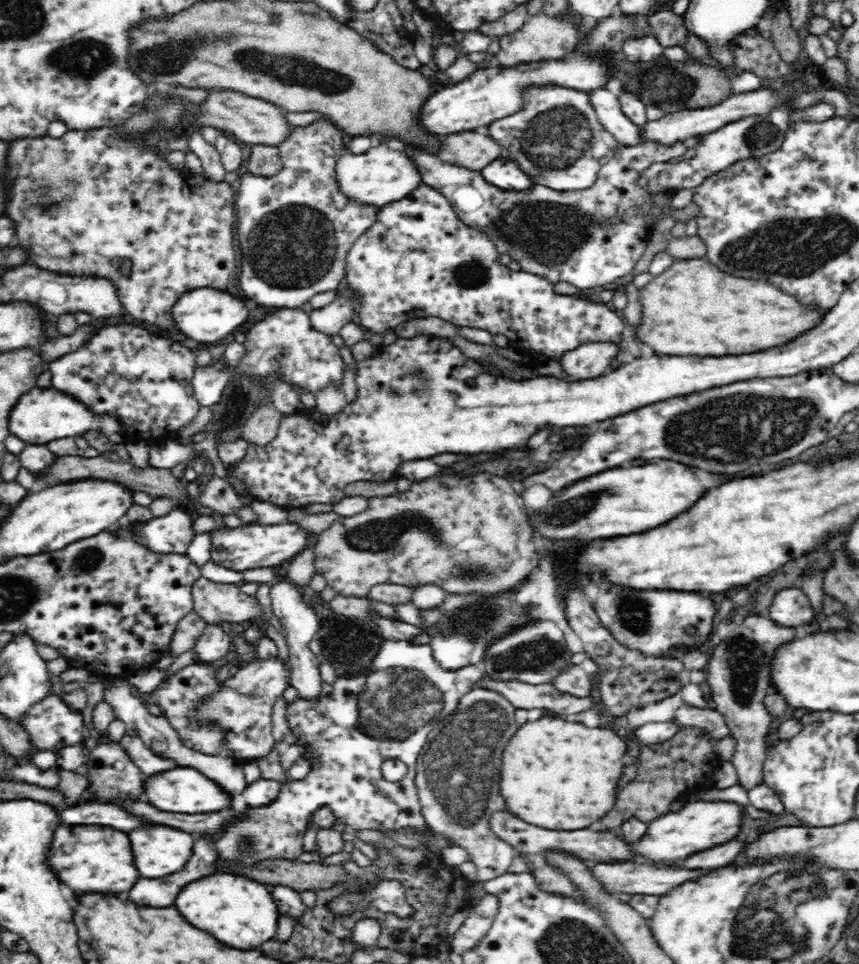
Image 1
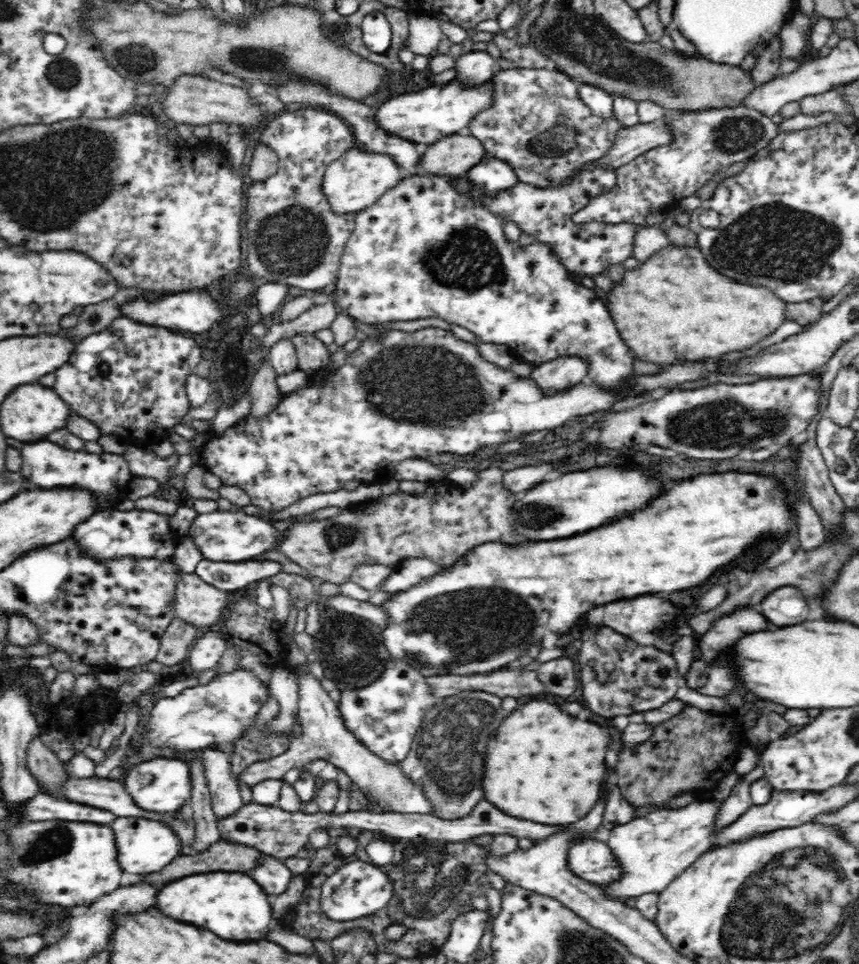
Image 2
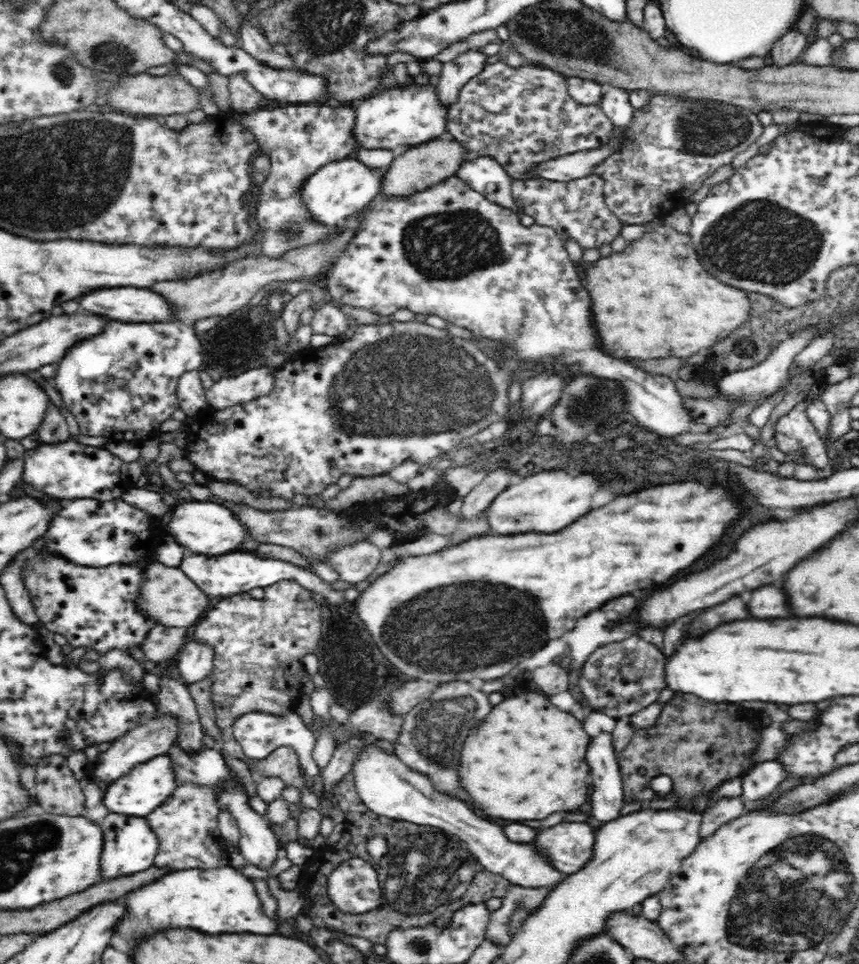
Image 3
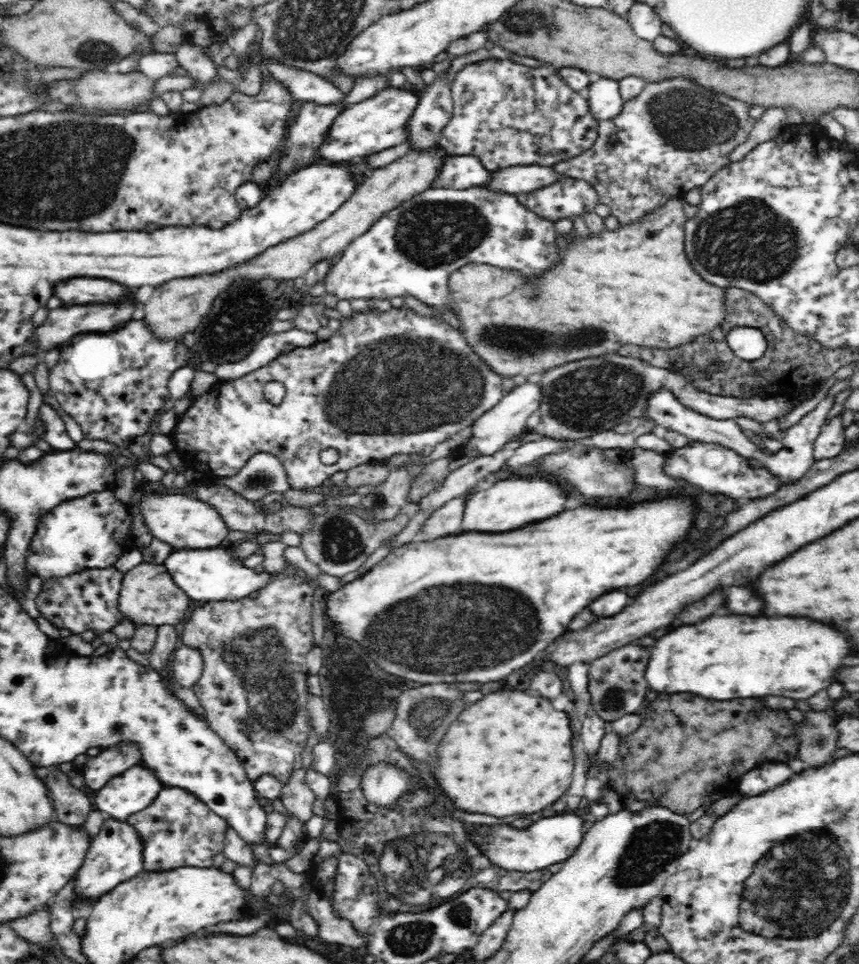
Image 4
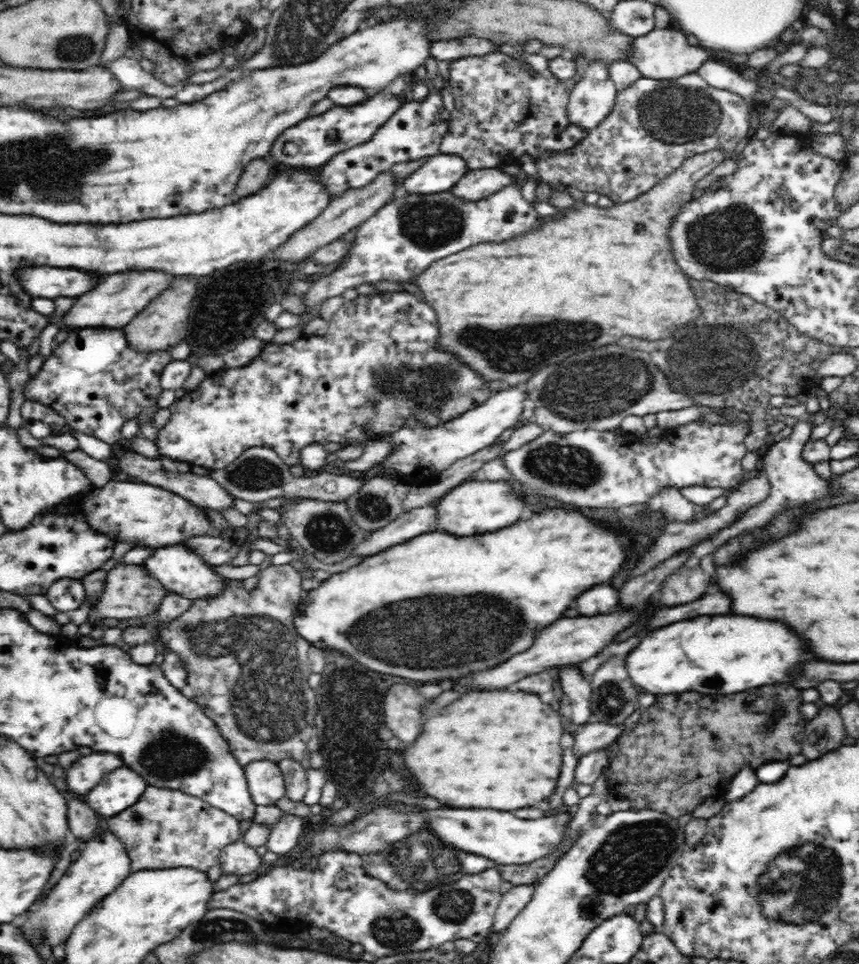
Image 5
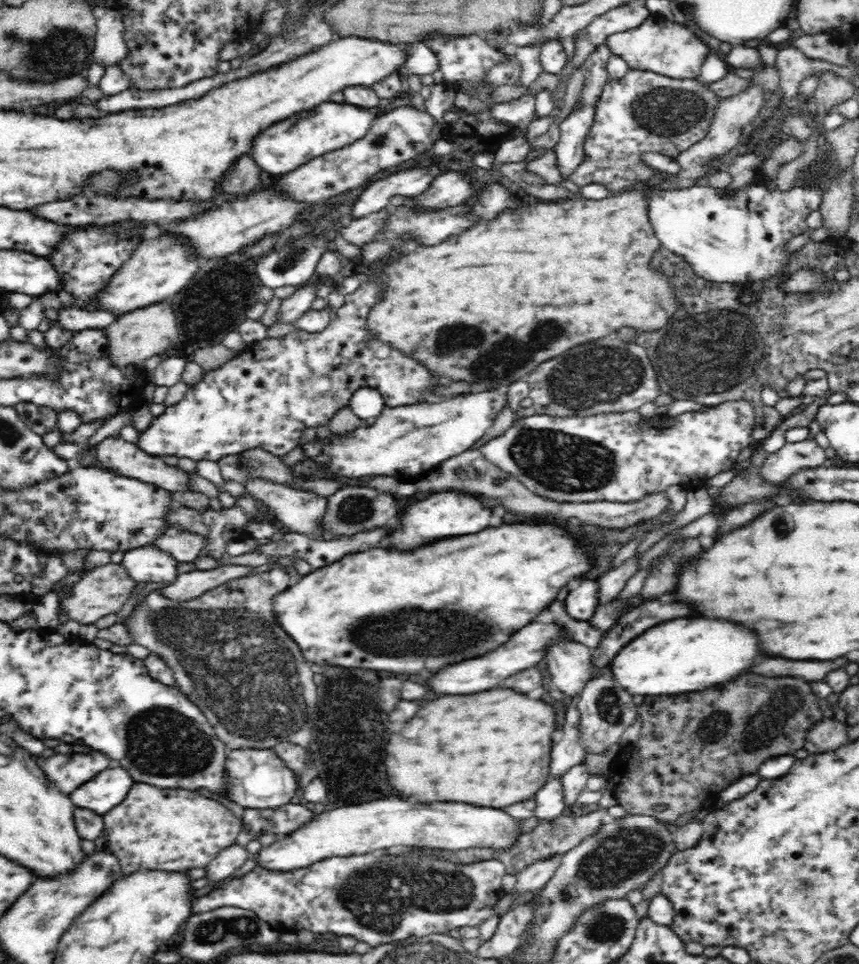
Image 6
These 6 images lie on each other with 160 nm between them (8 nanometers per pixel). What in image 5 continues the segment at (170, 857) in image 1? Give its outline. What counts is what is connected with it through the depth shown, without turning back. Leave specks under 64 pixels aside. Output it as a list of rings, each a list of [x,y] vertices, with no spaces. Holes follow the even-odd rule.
[[[99,830],[96,836],[92,839],[86,840],[86,848],[82,850],[80,858],[74,861],[74,864],[70,868],[66,868],[66,874],[62,878],[54,878],[58,884],[51,884],[47,890],[50,892],[45,896],[44,900],[38,898],[38,910],[36,912],[30,912],[30,917],[21,930],[25,934],[25,938],[29,940],[31,944],[51,944],[52,947],[62,944],[66,940],[70,933],[74,930],[74,927],[94,908],[96,903],[99,903],[105,896],[108,896],[111,892],[114,892],[123,880],[131,873],[131,860],[127,856],[125,846],[113,832]]]

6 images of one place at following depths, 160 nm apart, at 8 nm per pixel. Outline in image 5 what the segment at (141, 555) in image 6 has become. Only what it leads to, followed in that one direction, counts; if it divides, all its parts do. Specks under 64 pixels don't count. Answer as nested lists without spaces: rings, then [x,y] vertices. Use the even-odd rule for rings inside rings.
[[[182,544],[156,549],[152,558],[148,558],[143,566],[148,569],[150,575],[158,578],[168,590],[191,602],[202,600],[202,598],[216,598],[231,585],[230,579],[222,577],[194,549],[188,549]]]

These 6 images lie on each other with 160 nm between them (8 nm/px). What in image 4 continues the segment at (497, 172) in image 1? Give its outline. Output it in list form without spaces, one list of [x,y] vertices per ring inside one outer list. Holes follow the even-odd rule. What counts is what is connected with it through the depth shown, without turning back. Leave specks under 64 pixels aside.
[[[474,155],[446,156],[433,186],[438,189],[465,190],[473,187],[490,189],[492,171],[483,167]]]

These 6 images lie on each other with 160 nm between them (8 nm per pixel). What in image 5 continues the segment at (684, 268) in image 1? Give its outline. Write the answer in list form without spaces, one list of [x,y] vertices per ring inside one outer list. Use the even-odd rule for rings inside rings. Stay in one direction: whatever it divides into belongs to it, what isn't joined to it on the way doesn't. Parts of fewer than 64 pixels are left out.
[[[718,149],[698,153],[682,163],[682,166],[662,179],[650,192],[642,193],[636,200],[628,203],[616,203],[616,206],[602,210],[598,206],[590,206],[584,203],[578,204],[576,210],[568,210],[568,214],[556,218],[556,220],[544,220],[538,230],[530,230],[522,238],[514,238],[506,244],[480,244],[466,248],[466,252],[458,252],[454,256],[448,256],[444,260],[438,260],[432,264],[424,274],[416,279],[416,286],[422,290],[424,300],[436,310],[438,324],[440,324],[440,338],[438,346],[446,348],[448,352],[454,352],[462,362],[466,362],[472,370],[486,380],[506,380],[507,387],[524,386],[525,382],[546,365],[556,364],[566,360],[566,357],[585,351],[589,348],[600,348],[602,345],[616,343],[622,336],[636,336],[644,340],[664,340],[668,338],[680,324],[688,324],[700,316],[698,300],[688,284],[688,278],[678,268],[678,263],[672,258],[671,244],[669,243],[669,226],[674,216],[681,211],[681,206],[688,203],[694,189],[694,184],[706,174],[710,174],[724,160],[724,155]]]

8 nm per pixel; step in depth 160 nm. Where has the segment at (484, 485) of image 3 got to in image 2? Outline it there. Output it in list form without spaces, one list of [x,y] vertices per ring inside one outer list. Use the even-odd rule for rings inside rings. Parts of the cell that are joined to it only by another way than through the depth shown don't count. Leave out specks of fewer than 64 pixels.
[[[544,464],[544,466],[518,467],[510,472],[504,472],[503,483],[513,493],[526,492],[542,481],[552,480],[552,478],[563,474],[563,472],[556,472],[556,470],[562,470],[562,464],[560,466]]]

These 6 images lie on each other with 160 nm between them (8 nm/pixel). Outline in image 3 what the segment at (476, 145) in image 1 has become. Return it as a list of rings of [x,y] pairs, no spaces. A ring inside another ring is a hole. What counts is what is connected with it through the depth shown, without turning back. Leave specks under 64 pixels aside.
[[[434,139],[424,144],[415,145],[406,152],[397,154],[386,174],[382,176],[382,196],[411,196],[426,191],[428,188],[457,174],[459,166],[469,158],[468,152],[457,140]]]

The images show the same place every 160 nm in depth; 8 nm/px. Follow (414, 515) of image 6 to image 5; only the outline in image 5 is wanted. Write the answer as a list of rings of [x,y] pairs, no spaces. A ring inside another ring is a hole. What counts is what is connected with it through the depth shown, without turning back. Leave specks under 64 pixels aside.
[[[466,480],[462,486],[453,488],[452,492],[440,499],[437,520],[440,520],[440,526],[450,534],[454,532],[456,536],[472,536],[472,534],[494,532],[498,528],[516,524],[522,518],[526,508],[528,504],[522,502],[516,494],[512,494],[510,484],[504,480]]]

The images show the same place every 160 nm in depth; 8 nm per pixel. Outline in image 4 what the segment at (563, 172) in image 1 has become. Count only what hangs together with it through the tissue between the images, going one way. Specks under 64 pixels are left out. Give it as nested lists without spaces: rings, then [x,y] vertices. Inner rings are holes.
[[[508,58],[484,60],[460,70],[451,88],[453,104],[462,108],[462,114],[456,118],[453,114],[441,131],[440,146],[448,155],[474,155],[492,172],[532,164],[553,166],[567,161],[595,143],[603,124],[590,112],[587,96],[569,88],[558,71],[546,66],[529,68]],[[504,128],[520,130],[526,136],[520,136],[520,142],[508,138],[508,134],[502,140],[486,138],[486,134],[500,134]],[[518,146],[524,150],[518,150]]]

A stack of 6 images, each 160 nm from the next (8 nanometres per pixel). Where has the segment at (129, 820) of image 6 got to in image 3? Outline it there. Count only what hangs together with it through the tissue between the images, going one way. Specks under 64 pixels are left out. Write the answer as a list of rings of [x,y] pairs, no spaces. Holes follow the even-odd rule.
[[[189,782],[185,786],[179,786],[168,800],[146,817],[159,840],[155,866],[168,867],[172,871],[191,868],[206,870],[216,868],[218,862],[222,862],[222,850],[226,848],[226,842],[217,825],[219,804],[215,803],[216,791],[215,788]]]

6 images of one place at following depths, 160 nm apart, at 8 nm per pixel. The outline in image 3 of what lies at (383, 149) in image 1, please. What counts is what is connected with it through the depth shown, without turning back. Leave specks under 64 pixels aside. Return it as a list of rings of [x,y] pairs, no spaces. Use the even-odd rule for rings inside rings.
[[[354,155],[329,162],[306,179],[302,188],[302,199],[314,220],[327,226],[335,226],[376,200],[376,196],[382,192],[381,182],[385,174],[386,170],[370,168]]]

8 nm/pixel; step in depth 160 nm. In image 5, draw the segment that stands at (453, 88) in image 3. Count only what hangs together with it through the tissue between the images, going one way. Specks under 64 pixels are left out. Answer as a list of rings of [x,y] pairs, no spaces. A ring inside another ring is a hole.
[[[430,92],[422,101],[404,103],[384,126],[374,134],[372,140],[345,150],[327,160],[320,168],[319,180],[328,187],[328,193],[336,198],[349,189],[363,188],[370,184],[380,172],[390,170],[398,162],[431,158],[440,153],[441,140],[448,132],[450,112],[444,106],[442,94]]]

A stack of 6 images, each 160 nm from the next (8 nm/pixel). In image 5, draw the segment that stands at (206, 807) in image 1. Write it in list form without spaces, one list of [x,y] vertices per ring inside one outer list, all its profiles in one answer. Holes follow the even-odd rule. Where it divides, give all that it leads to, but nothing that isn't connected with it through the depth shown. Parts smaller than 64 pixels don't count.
[[[122,766],[110,772],[106,778],[102,778],[102,782],[86,794],[86,802],[98,816],[106,818],[118,816],[125,808],[137,803],[145,791],[142,788],[148,786],[150,785],[146,784],[146,780],[130,772],[130,768]]]

